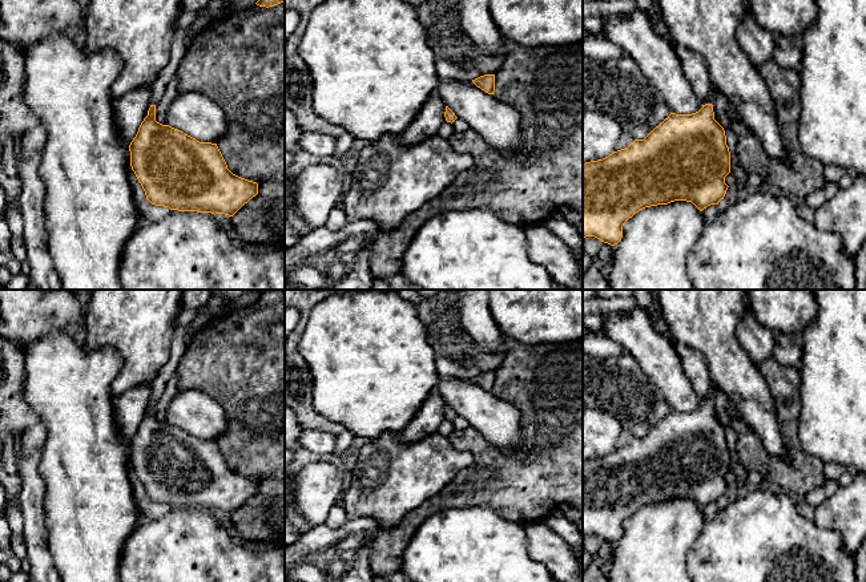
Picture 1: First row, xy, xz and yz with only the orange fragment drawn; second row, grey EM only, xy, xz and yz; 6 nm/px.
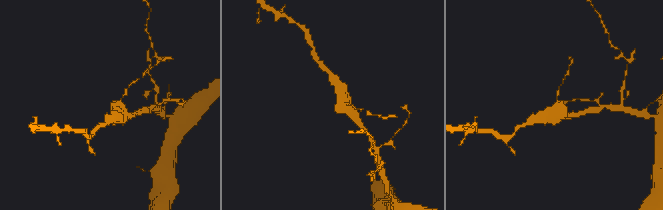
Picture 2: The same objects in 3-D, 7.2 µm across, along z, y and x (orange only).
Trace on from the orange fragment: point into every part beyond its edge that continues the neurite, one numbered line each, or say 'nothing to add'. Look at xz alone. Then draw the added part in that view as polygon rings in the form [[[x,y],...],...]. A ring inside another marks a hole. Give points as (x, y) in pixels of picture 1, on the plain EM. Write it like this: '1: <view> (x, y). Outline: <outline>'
nothing to add

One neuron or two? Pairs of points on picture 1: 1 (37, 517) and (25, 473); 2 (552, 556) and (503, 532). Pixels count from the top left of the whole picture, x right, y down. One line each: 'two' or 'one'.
1: one
2: two

